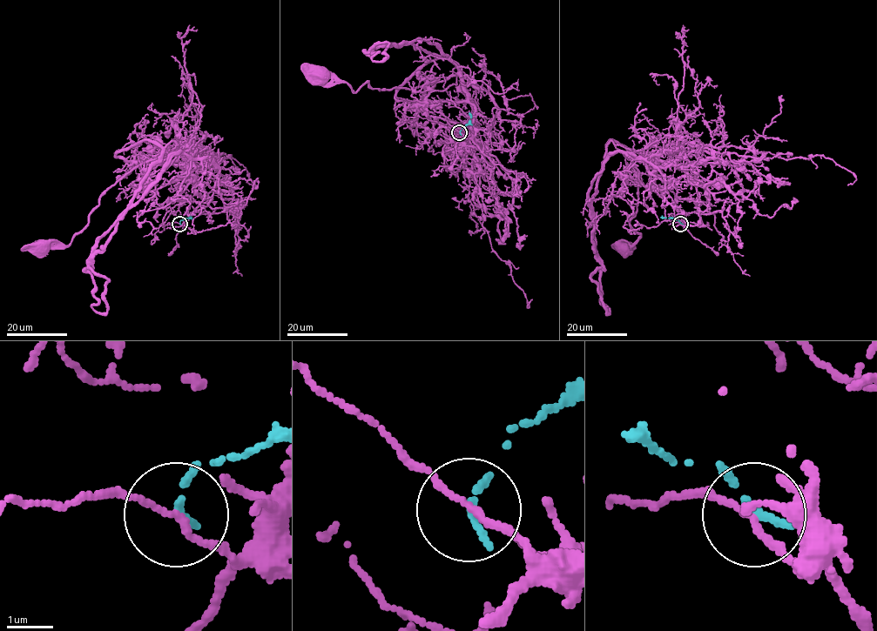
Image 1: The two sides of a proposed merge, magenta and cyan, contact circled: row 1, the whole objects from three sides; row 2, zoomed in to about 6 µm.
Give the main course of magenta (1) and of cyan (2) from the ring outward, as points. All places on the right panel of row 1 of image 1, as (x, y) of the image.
1: (681, 224), (684, 211), (664, 176), (624, 151), (637, 168), (630, 224), (640, 237), (623, 249)
2: (681, 224), (678, 219), (660, 217)

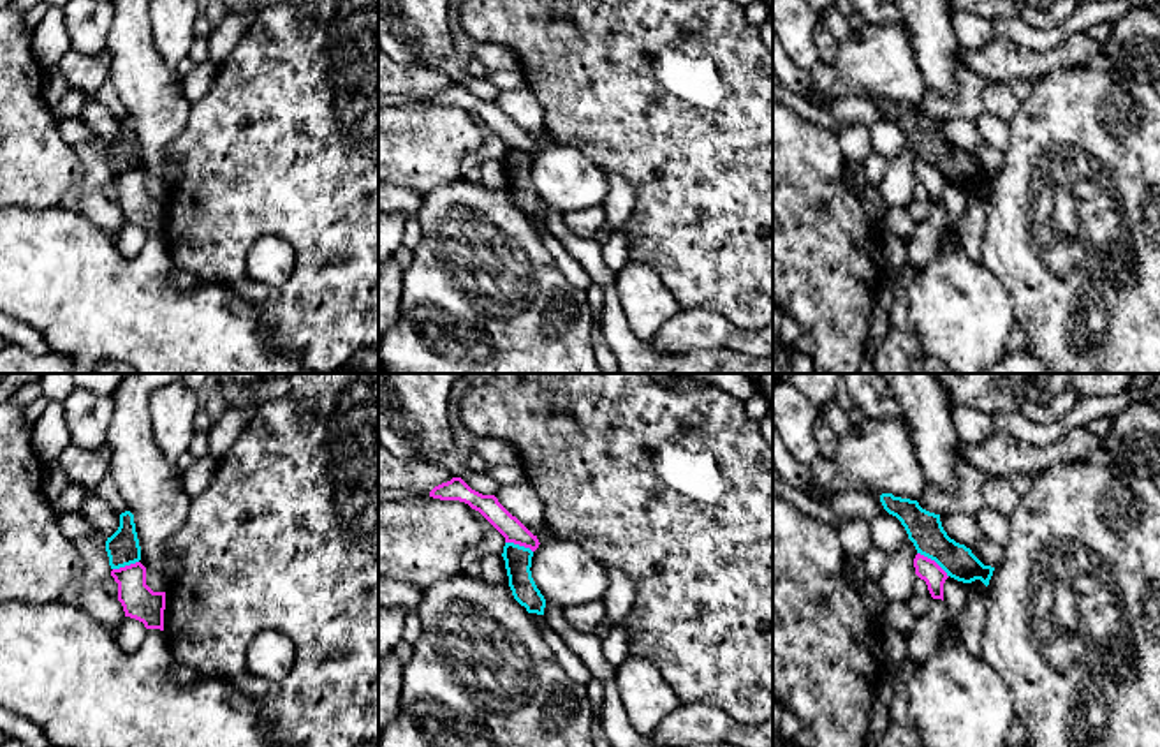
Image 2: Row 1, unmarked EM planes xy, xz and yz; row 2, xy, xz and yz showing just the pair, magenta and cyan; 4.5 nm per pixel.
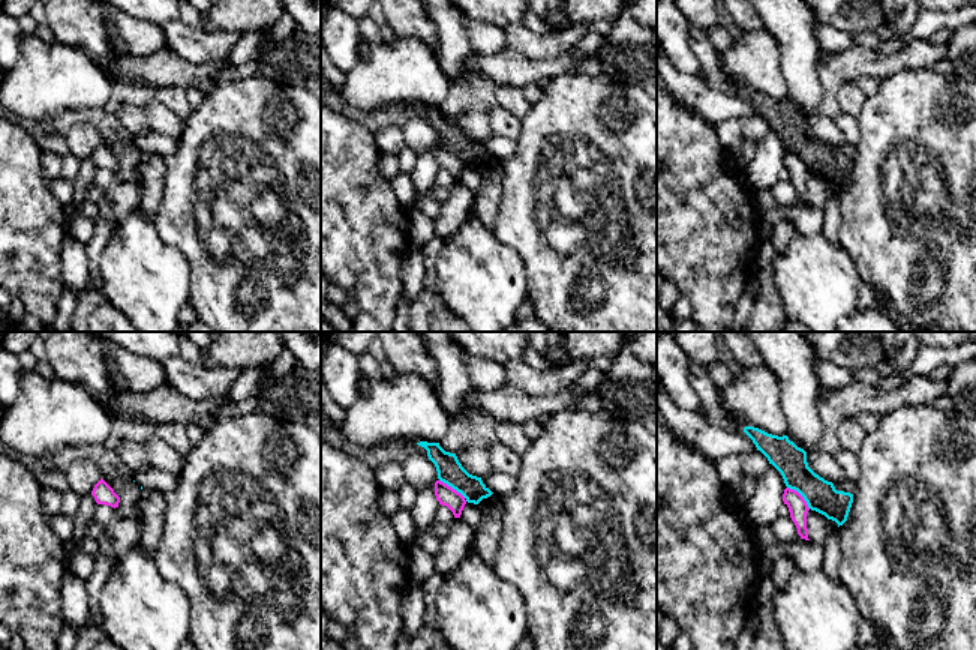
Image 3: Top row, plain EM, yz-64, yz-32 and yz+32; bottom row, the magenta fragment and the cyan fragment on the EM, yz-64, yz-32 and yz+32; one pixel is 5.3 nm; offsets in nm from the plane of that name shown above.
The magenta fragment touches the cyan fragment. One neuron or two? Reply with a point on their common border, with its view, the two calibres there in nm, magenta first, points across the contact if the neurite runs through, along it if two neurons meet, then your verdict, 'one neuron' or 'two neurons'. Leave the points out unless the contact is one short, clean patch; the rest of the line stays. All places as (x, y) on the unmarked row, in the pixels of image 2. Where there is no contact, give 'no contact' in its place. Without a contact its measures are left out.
meets magenta in yz at (933, 166); 100 nm thick on the magenta side, 160 nm on the other; border along yz (917, 157), (930, 162), (947, 182); two neurons

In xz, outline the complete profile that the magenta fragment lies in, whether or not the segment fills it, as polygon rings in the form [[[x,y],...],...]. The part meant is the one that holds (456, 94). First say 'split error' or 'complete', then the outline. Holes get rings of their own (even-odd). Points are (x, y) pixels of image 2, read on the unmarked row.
complete; [[[461,83],[435,92],[429,102],[440,106],[459,106],[479,116],[503,143],[535,157],[539,144],[516,122],[512,122],[495,100],[482,100],[472,95]]]

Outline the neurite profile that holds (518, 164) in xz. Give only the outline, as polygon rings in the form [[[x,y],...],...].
[[[505,148],[502,162],[514,204],[525,211],[528,218],[544,220],[546,204],[537,194],[530,176],[533,157],[514,148]]]

